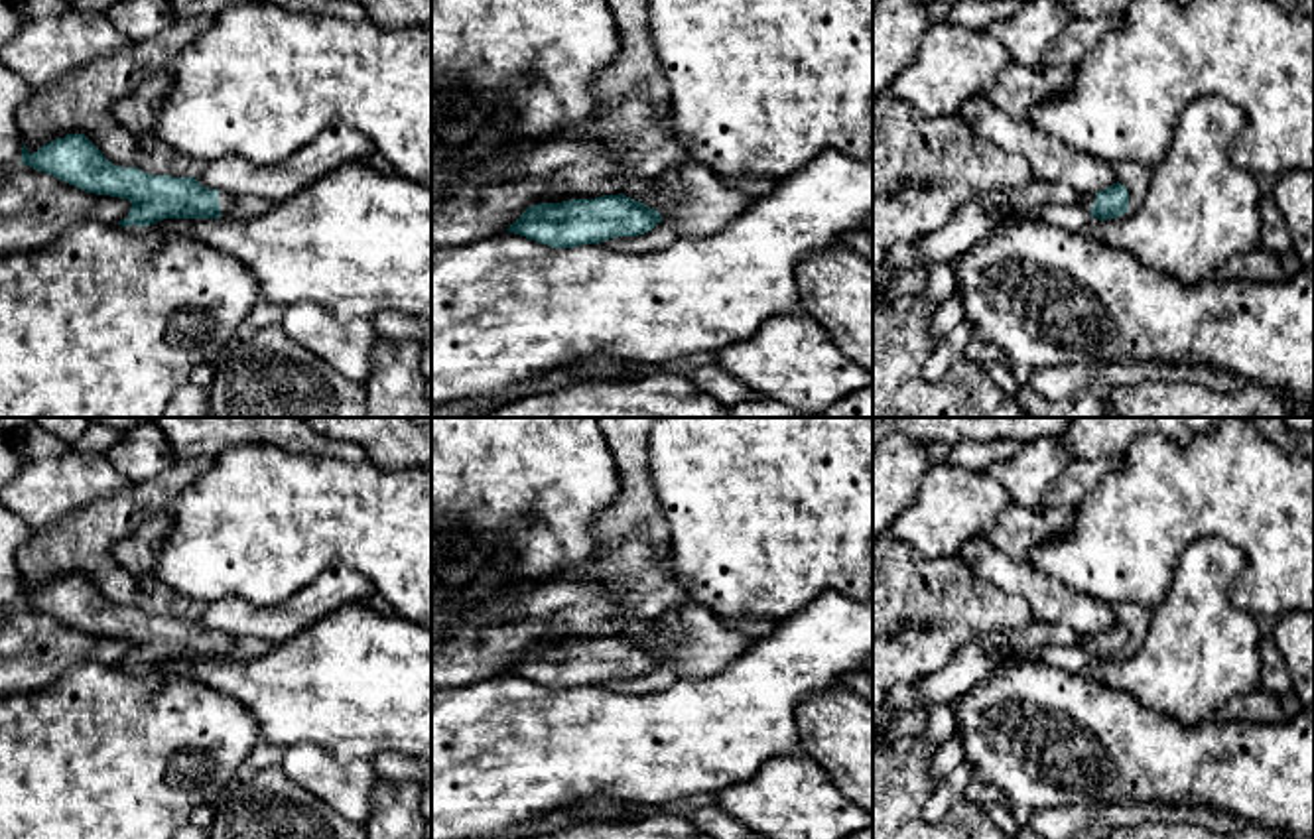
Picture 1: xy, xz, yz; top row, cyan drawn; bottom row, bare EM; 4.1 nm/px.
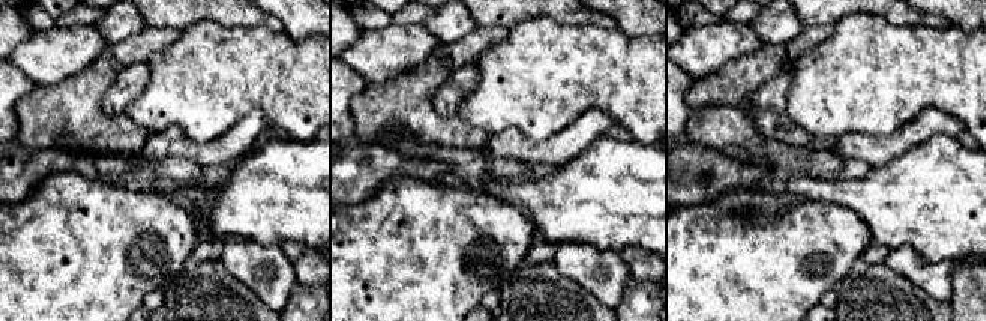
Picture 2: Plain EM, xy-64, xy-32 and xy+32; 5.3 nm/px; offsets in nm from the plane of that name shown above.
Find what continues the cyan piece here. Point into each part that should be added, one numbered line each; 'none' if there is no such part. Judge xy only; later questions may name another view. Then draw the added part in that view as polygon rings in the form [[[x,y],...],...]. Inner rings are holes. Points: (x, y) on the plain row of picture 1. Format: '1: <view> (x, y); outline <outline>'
1: xy (225, 641); outline [[[221,632],[219,634],[219,646],[221,646],[221,658],[234,658],[232,656],[234,636]]]

